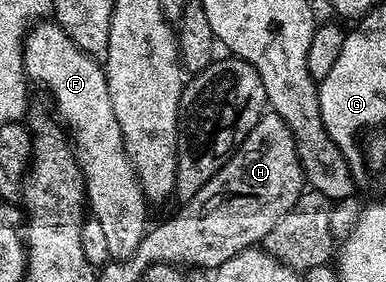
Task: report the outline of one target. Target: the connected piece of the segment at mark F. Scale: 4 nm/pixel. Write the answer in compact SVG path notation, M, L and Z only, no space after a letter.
M53 19L38 21L25 34L21 55L26 78L30 82L38 81L49 92L61 116L60 124L71 134L73 154L77 157L77 166L81 168L81 177L85 181L87 209L103 227L110 258L114 261L127 259L139 247L150 221L149 213L145 210L145 196L123 147L119 121L111 108L104 68L79 48Z

